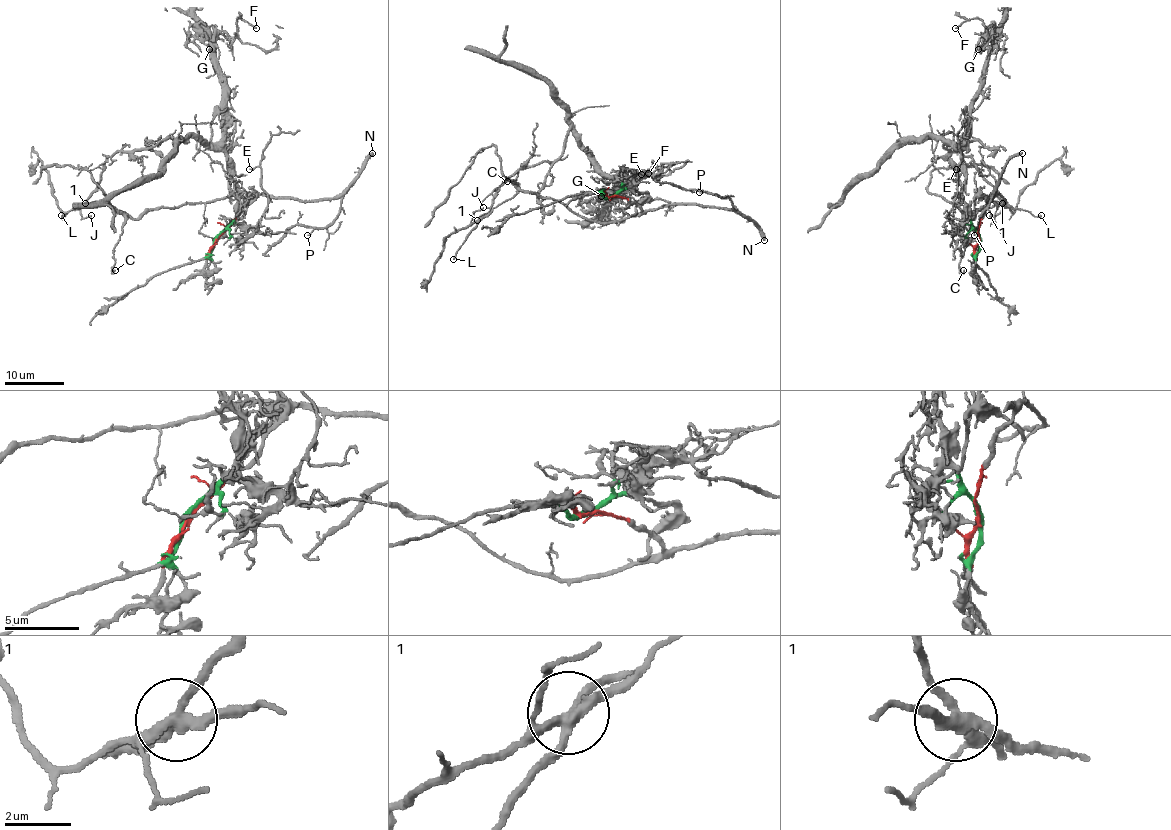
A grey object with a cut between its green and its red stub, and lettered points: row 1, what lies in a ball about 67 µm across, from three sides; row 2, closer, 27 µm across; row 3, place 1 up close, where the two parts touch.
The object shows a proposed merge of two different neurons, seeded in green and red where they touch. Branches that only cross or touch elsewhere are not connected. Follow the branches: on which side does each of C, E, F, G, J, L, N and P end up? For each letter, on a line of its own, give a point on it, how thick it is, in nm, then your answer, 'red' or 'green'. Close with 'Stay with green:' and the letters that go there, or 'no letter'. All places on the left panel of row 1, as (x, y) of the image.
C: place (115, 270); calibre 180 nm; red
E: place (249, 169); calibre 180 nm; green
F: place (256, 28); calibre 140 nm; green
G: place (209, 49); calibre 140 nm; green
J: place (91, 215); calibre 130 nm; green
L: place (61, 215); calibre 180 nm; red
N: place (372, 153); calibre 360 nm; red
P: place (307, 235); calibre 90 nm; red
Stay with green: E, F, G, J

